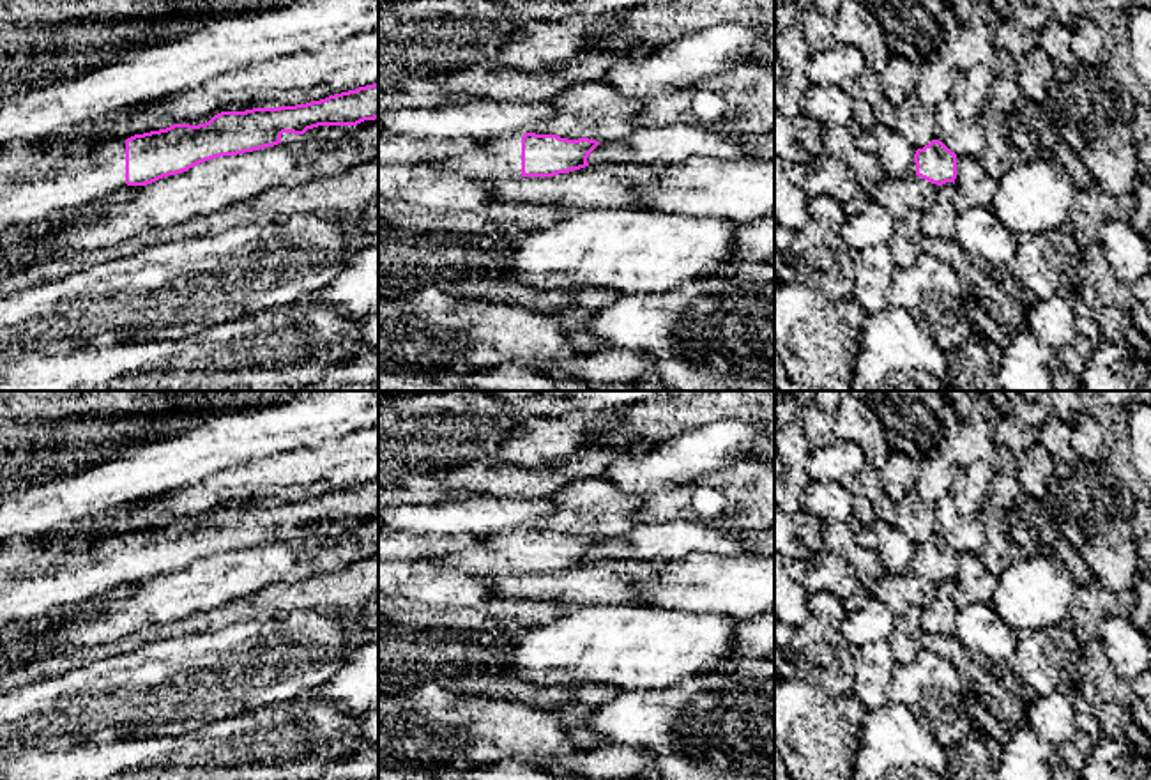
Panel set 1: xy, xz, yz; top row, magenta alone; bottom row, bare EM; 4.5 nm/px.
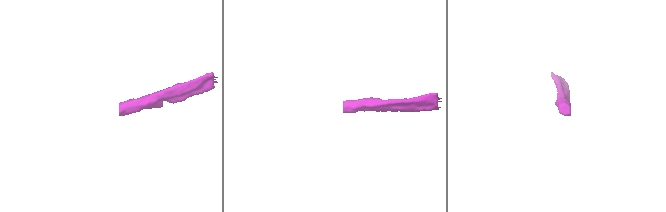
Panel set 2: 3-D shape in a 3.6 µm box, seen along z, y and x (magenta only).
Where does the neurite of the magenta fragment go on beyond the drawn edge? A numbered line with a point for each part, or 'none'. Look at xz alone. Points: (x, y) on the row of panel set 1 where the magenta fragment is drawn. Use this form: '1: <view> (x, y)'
1: xz (499, 156)

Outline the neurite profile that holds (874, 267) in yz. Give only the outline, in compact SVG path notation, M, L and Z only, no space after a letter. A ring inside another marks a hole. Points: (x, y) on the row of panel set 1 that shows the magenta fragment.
M888 244L865 249L850 249L854 262L854 292L847 301L858 302L865 313L879 313L888 308L886 294L898 269L889 255Z

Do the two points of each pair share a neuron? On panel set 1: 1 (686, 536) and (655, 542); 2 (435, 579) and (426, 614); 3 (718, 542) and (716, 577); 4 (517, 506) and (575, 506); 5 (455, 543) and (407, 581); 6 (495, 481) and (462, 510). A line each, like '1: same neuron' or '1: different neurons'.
1: same neuron
2: different neurons
3: different neurons
4: different neurons
5: different neurons
6: different neurons

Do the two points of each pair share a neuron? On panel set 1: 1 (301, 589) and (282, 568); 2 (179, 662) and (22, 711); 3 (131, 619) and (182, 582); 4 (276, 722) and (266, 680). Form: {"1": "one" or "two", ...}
{"1": "two", "2": "one", "3": "one", "4": "two"}

